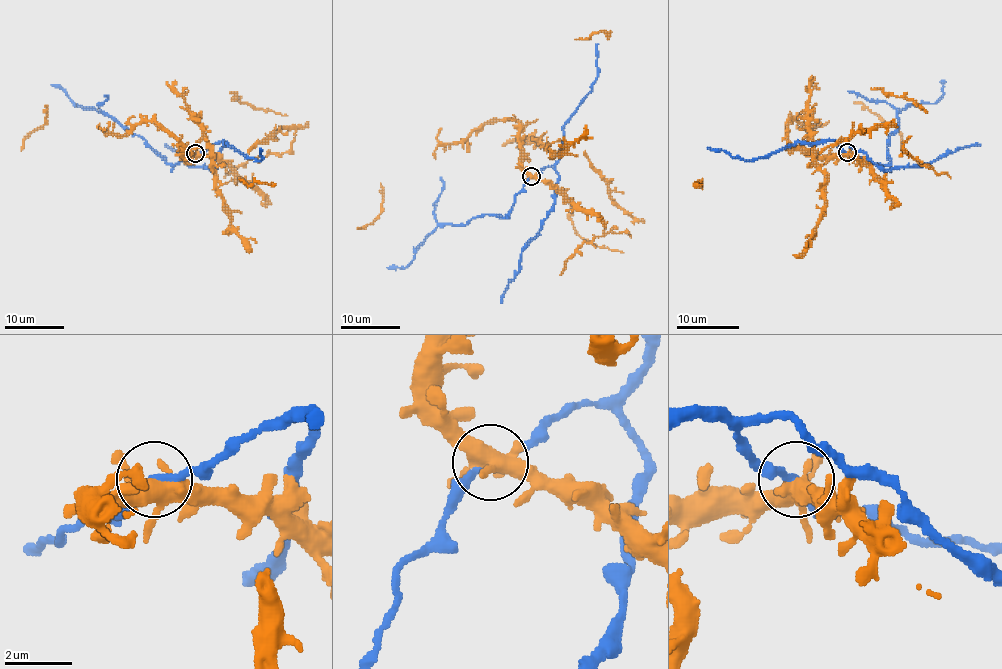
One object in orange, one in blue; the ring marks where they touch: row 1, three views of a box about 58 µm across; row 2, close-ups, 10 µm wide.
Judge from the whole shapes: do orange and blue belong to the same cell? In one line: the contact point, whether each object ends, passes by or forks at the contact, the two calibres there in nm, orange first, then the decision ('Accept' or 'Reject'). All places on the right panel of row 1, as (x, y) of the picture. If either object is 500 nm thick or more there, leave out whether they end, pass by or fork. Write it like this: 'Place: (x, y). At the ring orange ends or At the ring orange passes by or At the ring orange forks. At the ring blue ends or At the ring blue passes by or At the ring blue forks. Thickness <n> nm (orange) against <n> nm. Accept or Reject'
Place: (847, 152). At the ring orange forks. At the ring blue passes by. Thickness 440 nm (orange) against 180 nm. Accept

